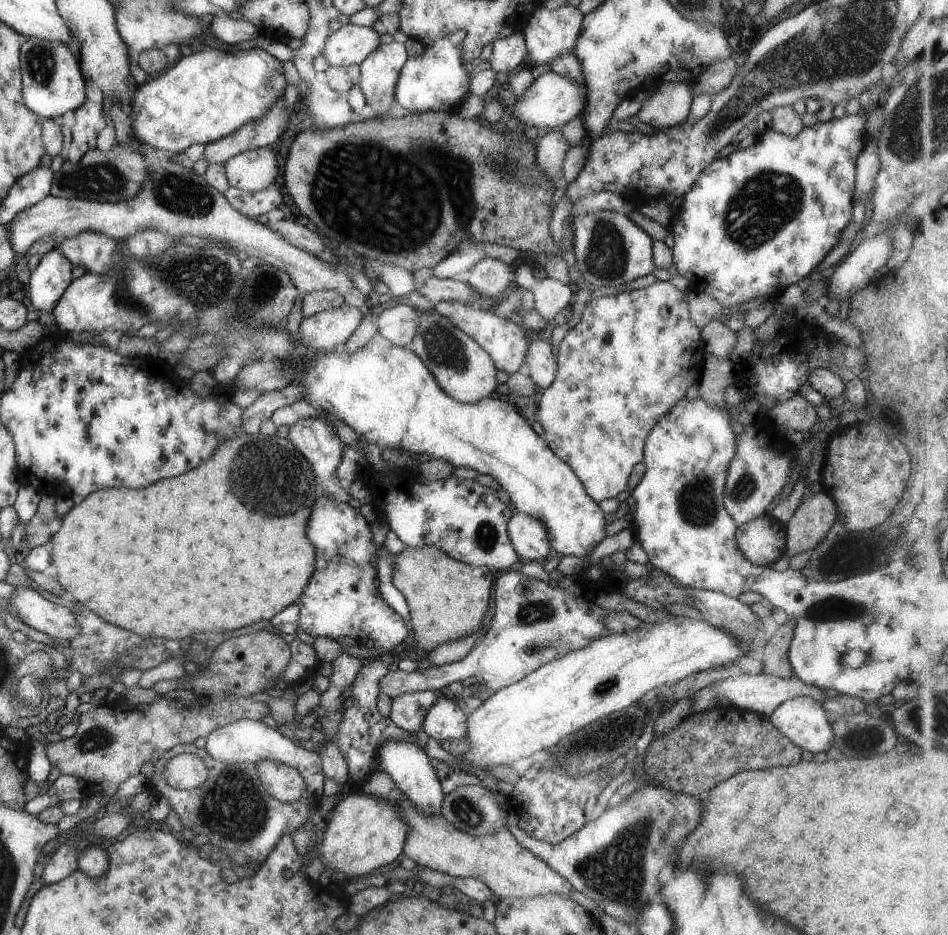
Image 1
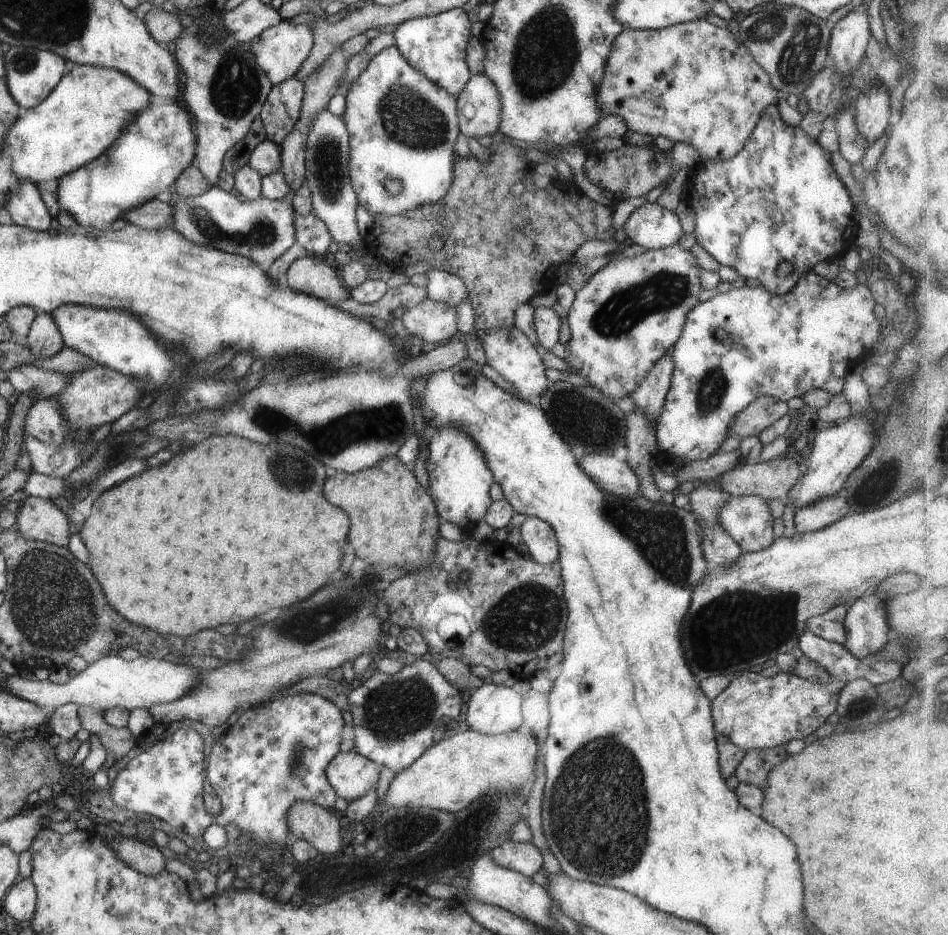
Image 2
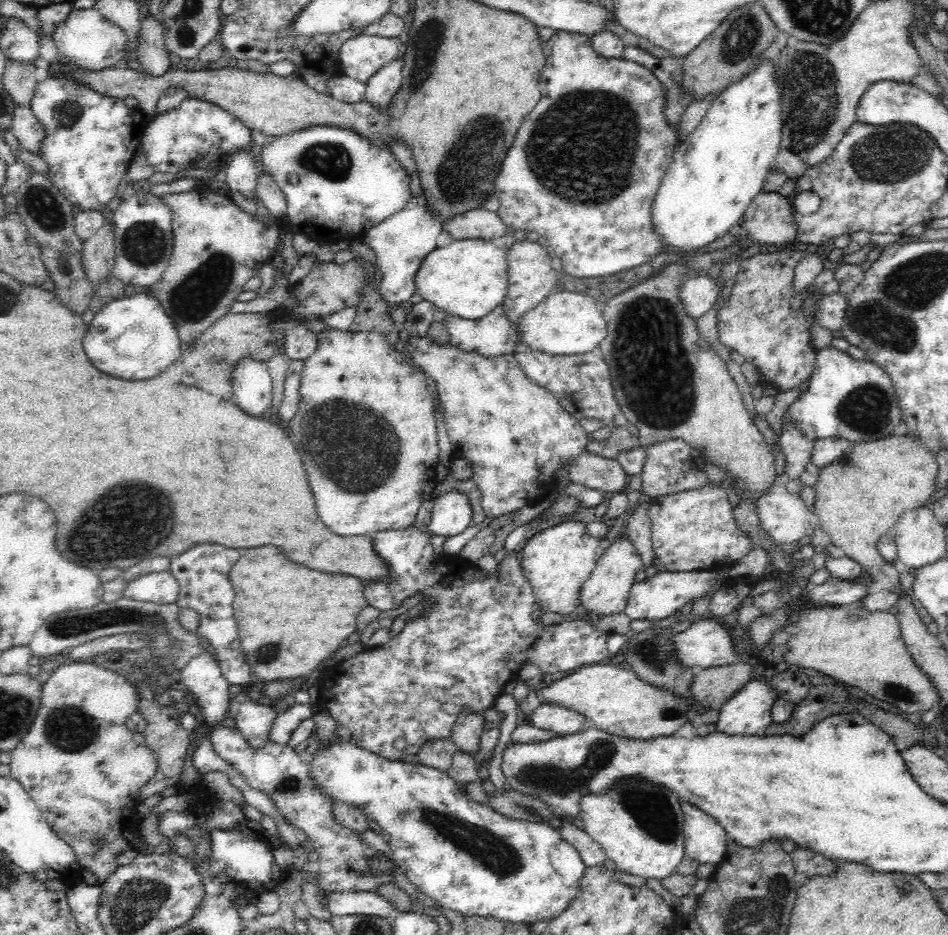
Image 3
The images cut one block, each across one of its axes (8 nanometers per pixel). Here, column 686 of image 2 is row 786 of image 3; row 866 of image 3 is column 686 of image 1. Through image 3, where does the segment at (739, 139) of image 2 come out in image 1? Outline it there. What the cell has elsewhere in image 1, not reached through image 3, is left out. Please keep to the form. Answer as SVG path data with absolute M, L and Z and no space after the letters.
M662 81L655 92L647 98L636 113L638 120L643 124L649 124L653 130L666 129L680 123L689 114L689 105L691 104L693 94L690 91L690 85L684 82L665 82Z

